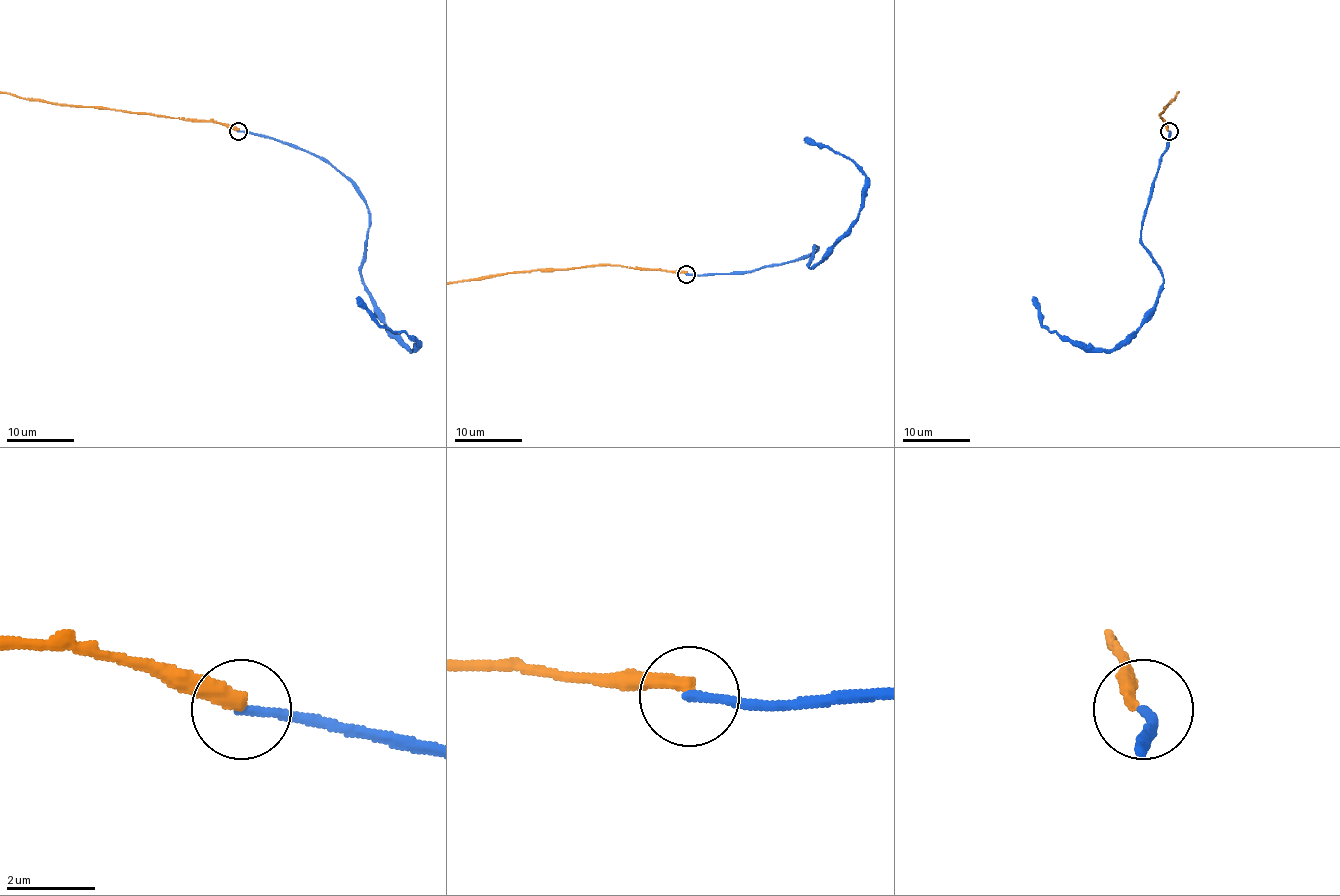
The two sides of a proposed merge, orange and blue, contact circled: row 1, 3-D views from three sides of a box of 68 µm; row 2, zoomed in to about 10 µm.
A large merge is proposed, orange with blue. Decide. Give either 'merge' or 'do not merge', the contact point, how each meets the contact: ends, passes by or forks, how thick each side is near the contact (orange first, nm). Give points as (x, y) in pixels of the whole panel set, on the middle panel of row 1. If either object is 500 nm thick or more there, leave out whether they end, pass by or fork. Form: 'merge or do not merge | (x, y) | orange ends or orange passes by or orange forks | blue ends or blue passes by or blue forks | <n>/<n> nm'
do not merge | (686, 274) | orange ends | blue ends | 360/200 nm

